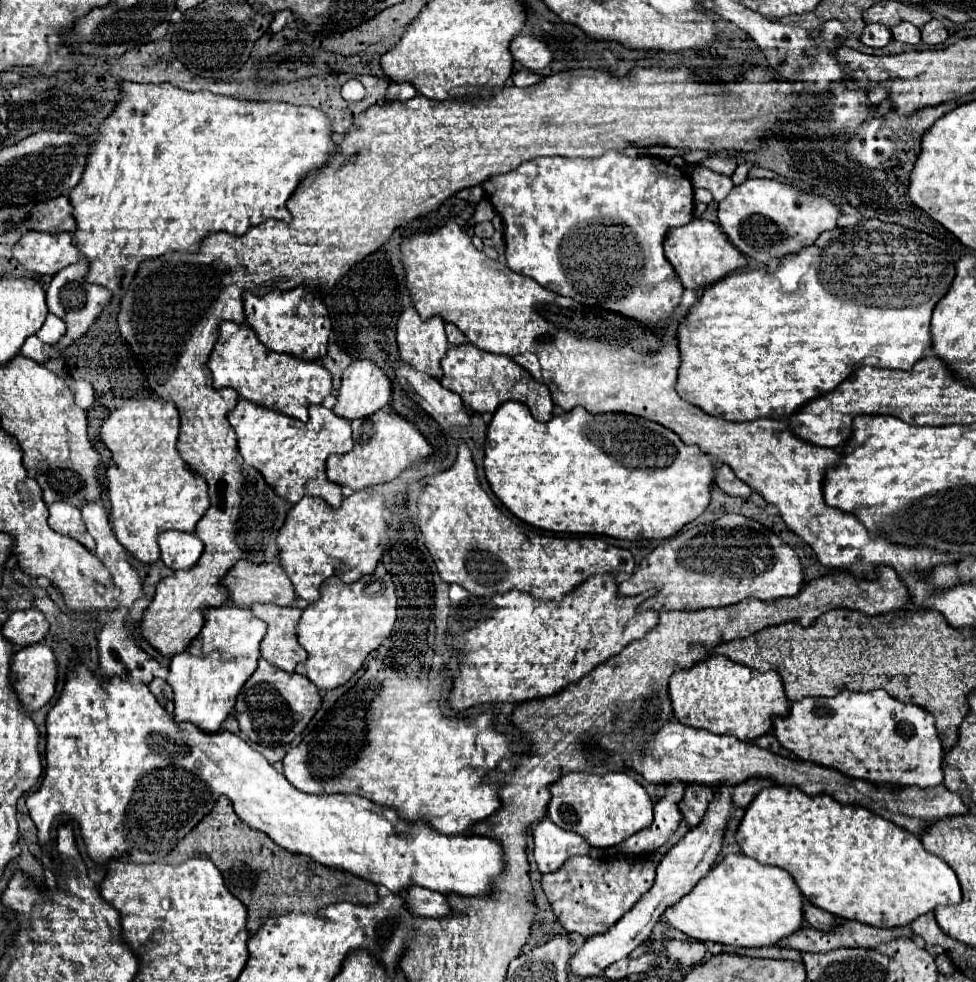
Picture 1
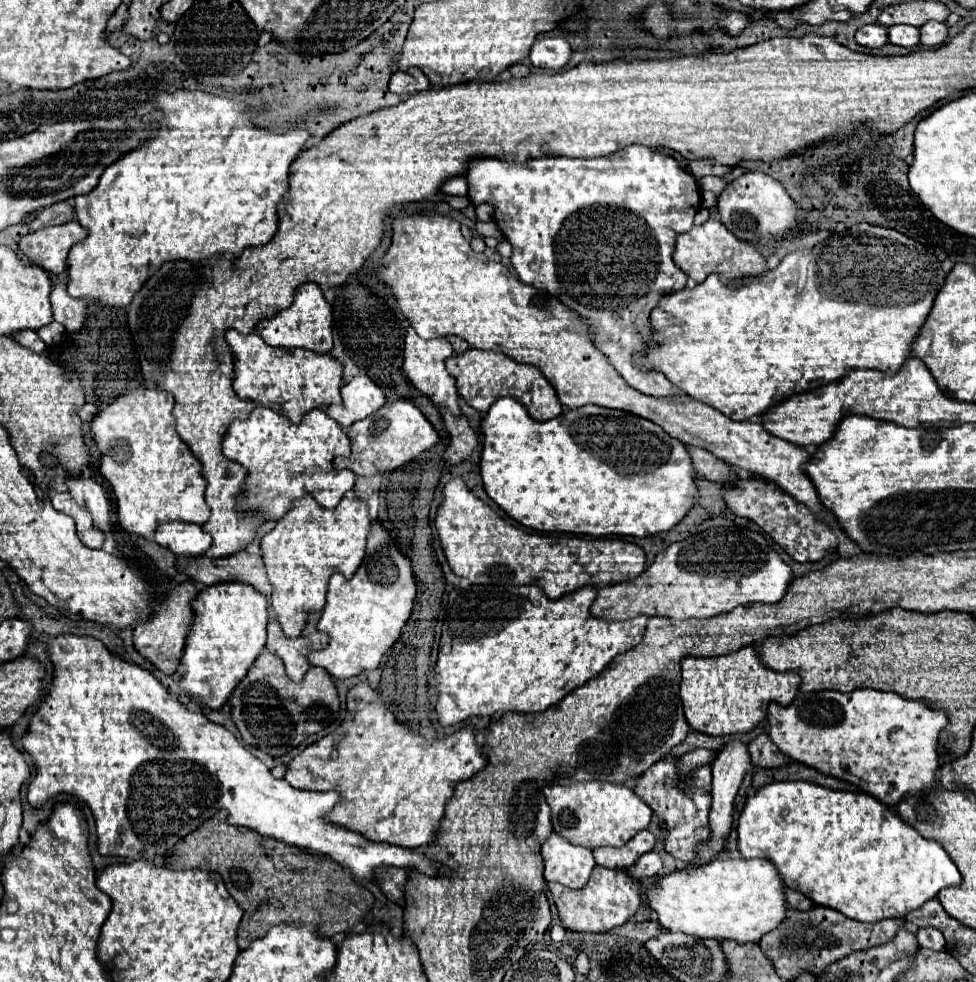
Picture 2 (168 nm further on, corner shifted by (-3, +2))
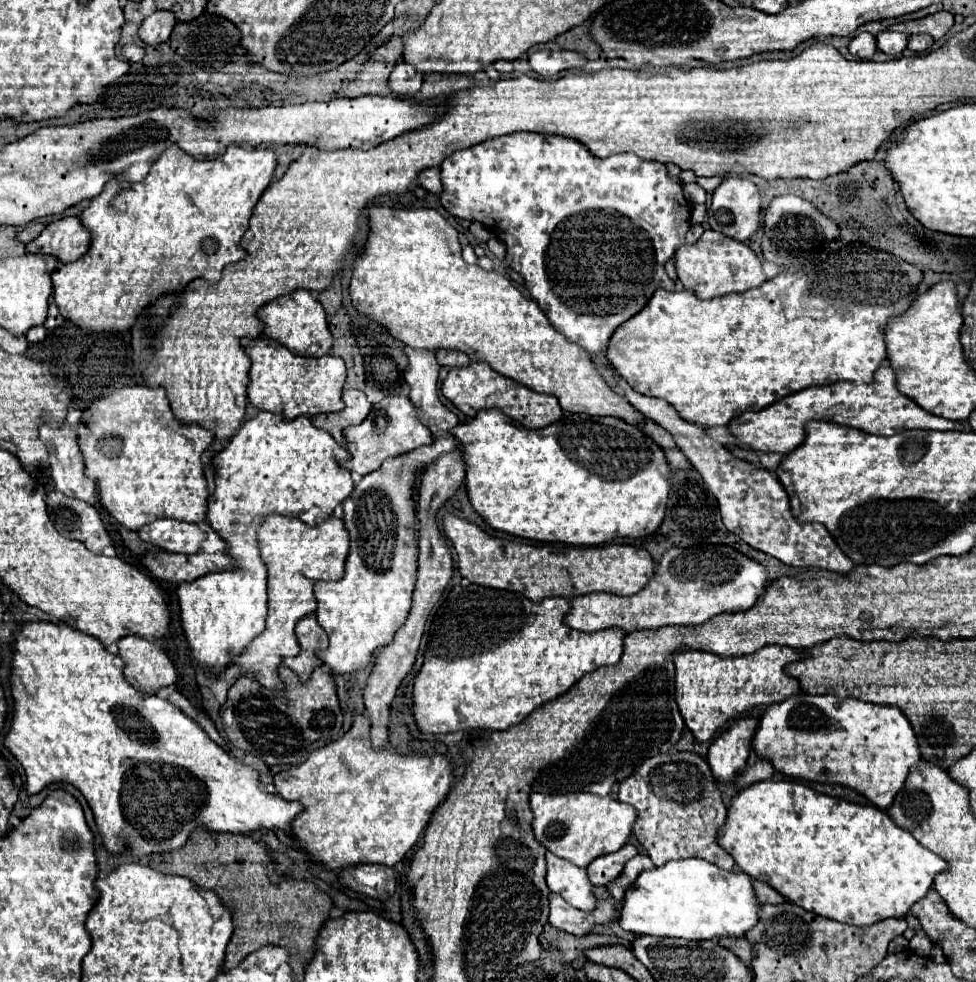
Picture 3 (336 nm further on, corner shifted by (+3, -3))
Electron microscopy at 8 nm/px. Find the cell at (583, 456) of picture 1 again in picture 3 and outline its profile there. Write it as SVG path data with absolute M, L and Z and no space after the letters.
M491 409L479 411L475 419L457 425L451 433L465 449L465 485L471 505L493 529L543 543L603 545L617 537L647 537L663 523L671 489L667 457L651 437L623 419L579 413L539 431L529 431L511 421L503 411Z

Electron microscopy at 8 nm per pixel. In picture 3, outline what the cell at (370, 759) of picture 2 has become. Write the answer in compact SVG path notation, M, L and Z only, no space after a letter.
M353 713L353 725L341 739L315 749L305 763L291 767L287 773L275 775L277 793L287 801L299 801L305 807L293 821L293 835L299 845L313 861L333 871L351 863L381 863L387 867L399 863L421 837L431 813L443 803L453 781L455 767L445 755L401 755L387 747L375 749L369 739L369 721L361 713Z

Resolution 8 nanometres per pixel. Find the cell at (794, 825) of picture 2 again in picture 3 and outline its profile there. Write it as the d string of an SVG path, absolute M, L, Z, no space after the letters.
M769 779L737 793L731 801L727 823L721 827L719 845L727 849L749 877L769 883L789 901L803 905L811 913L857 927L867 927L887 917L905 917L911 905L923 899L933 887L935 877L947 869L947 863L939 855L919 845L885 811L873 805L835 799L795 781Z

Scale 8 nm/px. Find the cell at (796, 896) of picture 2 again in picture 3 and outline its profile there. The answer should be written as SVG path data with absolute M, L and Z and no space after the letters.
M753 881L753 887L755 887L759 903L773 903L773 905L777 905L777 903L785 901L785 897L779 891L775 891L771 885L767 885L763 881Z

